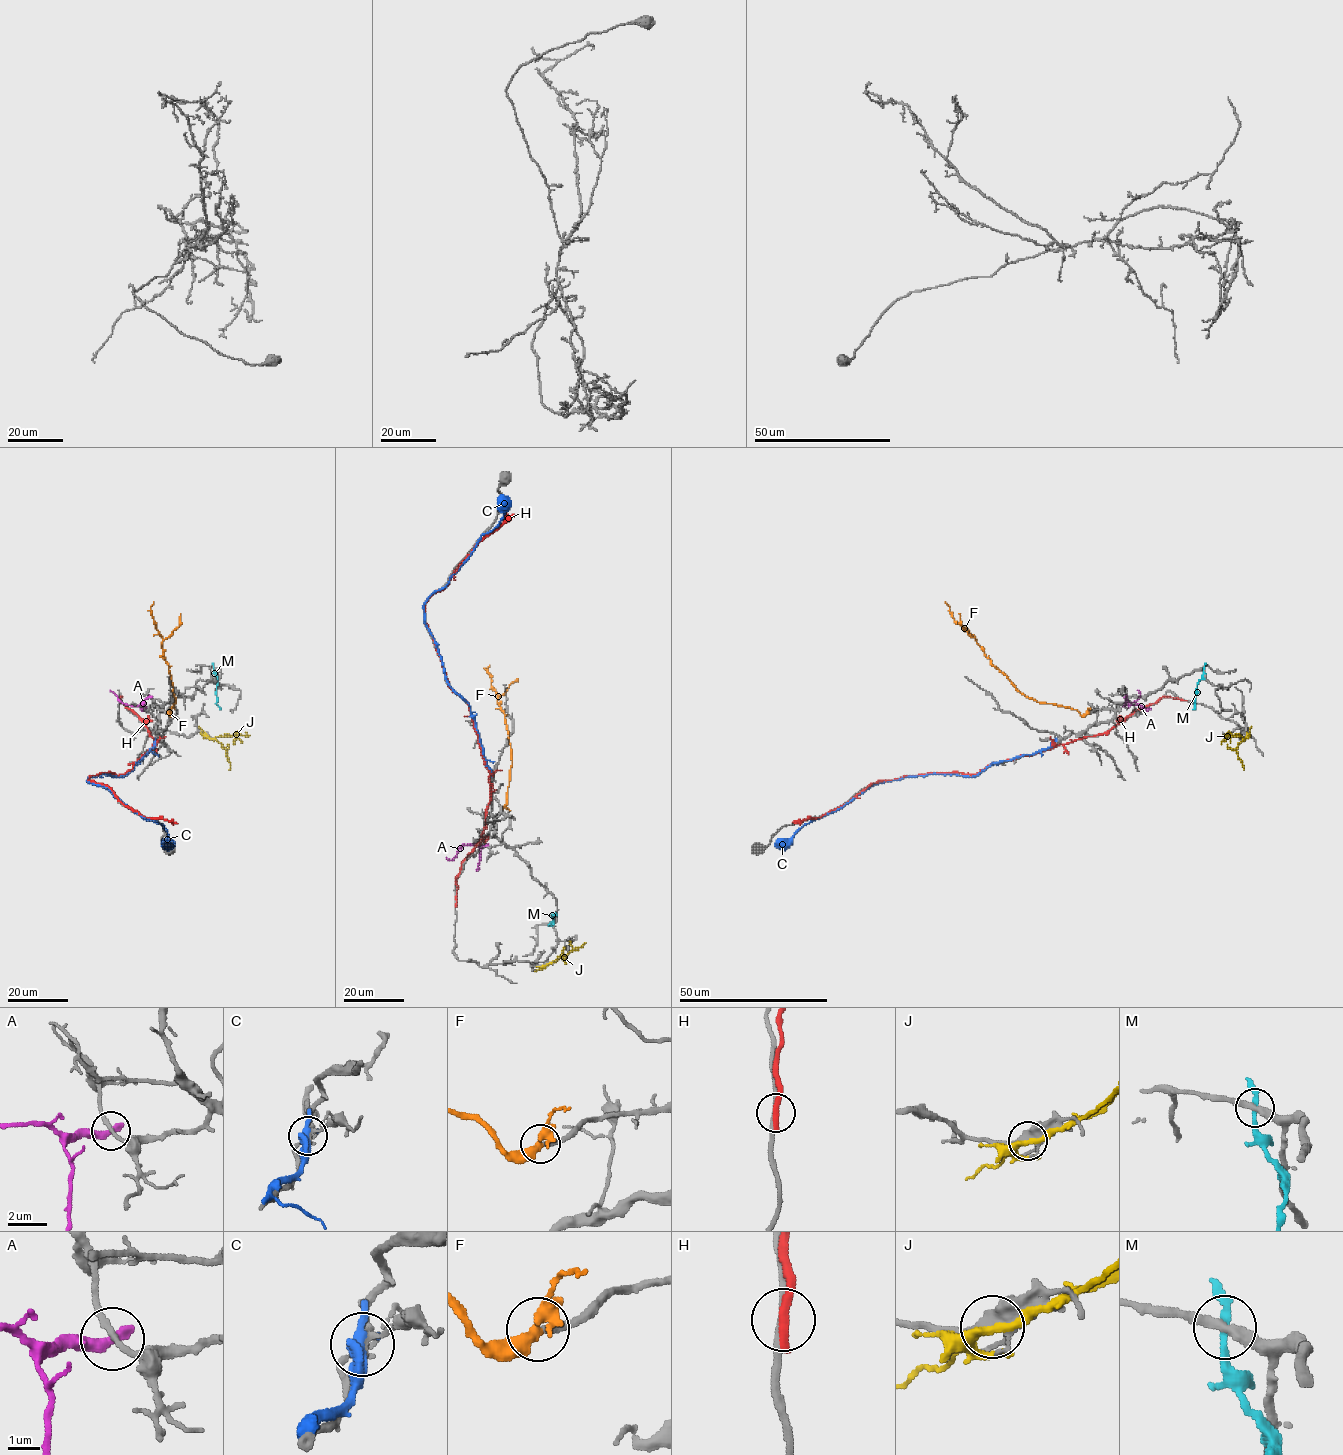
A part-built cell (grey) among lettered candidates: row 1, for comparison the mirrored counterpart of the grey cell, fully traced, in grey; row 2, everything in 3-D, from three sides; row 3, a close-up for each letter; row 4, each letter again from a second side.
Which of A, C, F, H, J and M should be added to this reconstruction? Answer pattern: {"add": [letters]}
{"add": ["F"]}

